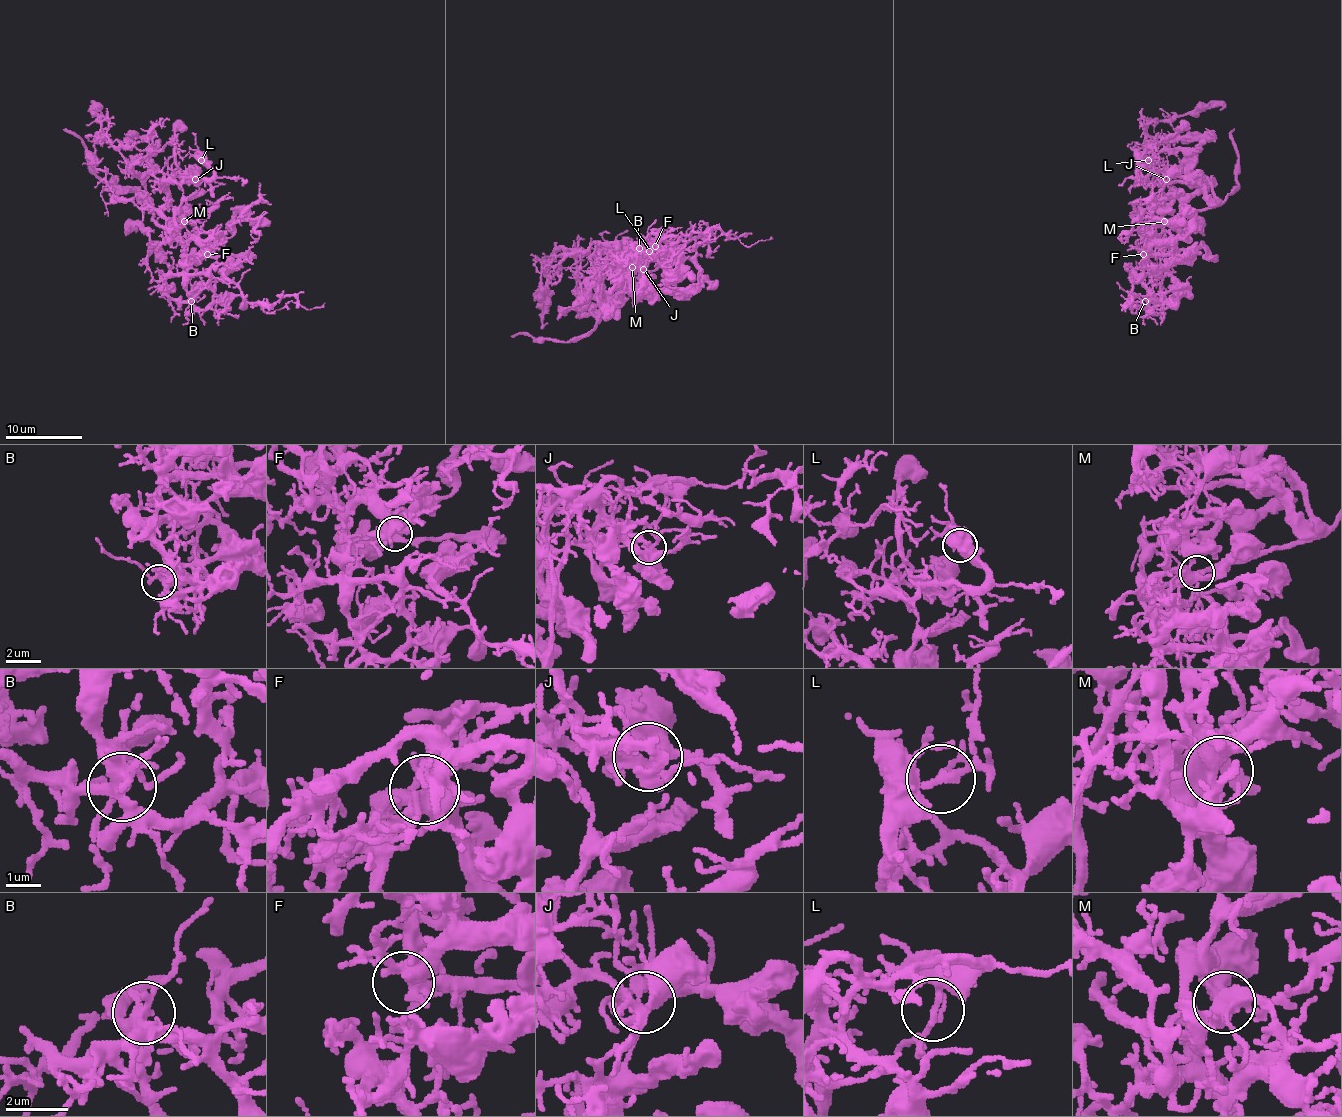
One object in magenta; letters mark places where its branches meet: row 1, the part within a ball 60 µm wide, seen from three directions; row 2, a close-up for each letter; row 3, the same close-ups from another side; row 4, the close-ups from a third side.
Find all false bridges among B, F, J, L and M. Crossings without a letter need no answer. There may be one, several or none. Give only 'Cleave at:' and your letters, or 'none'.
Cleave at: none

